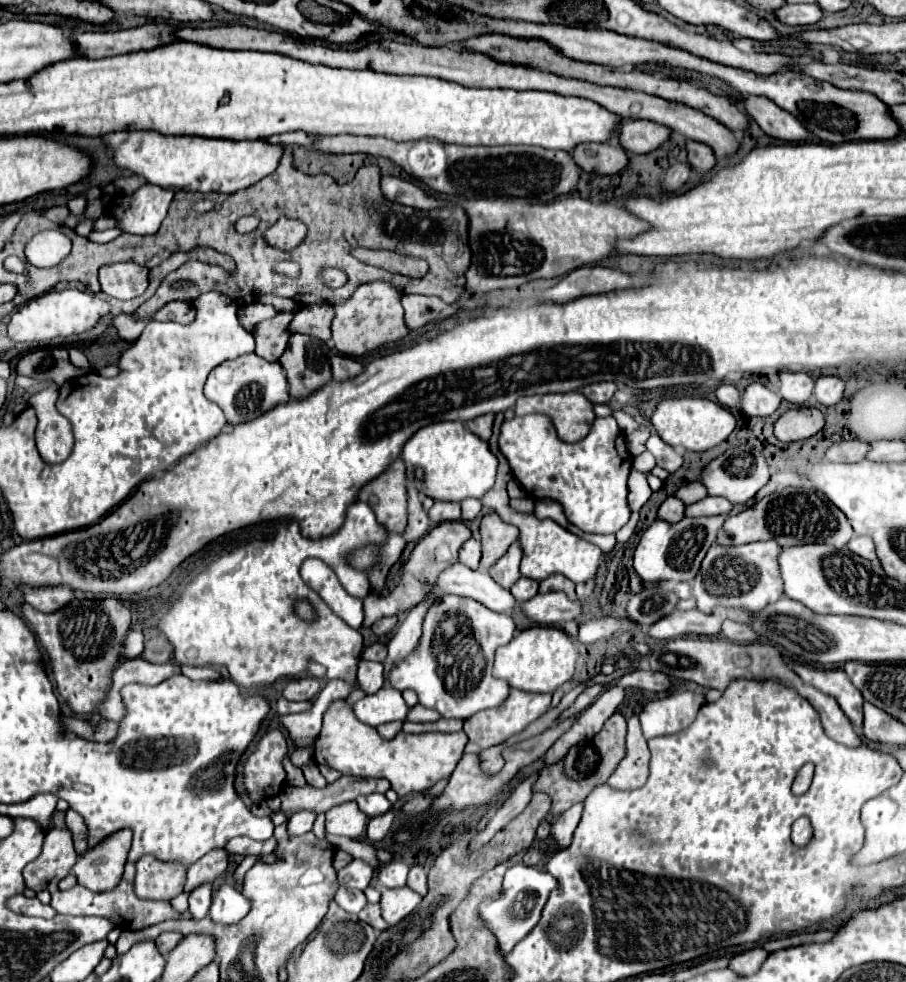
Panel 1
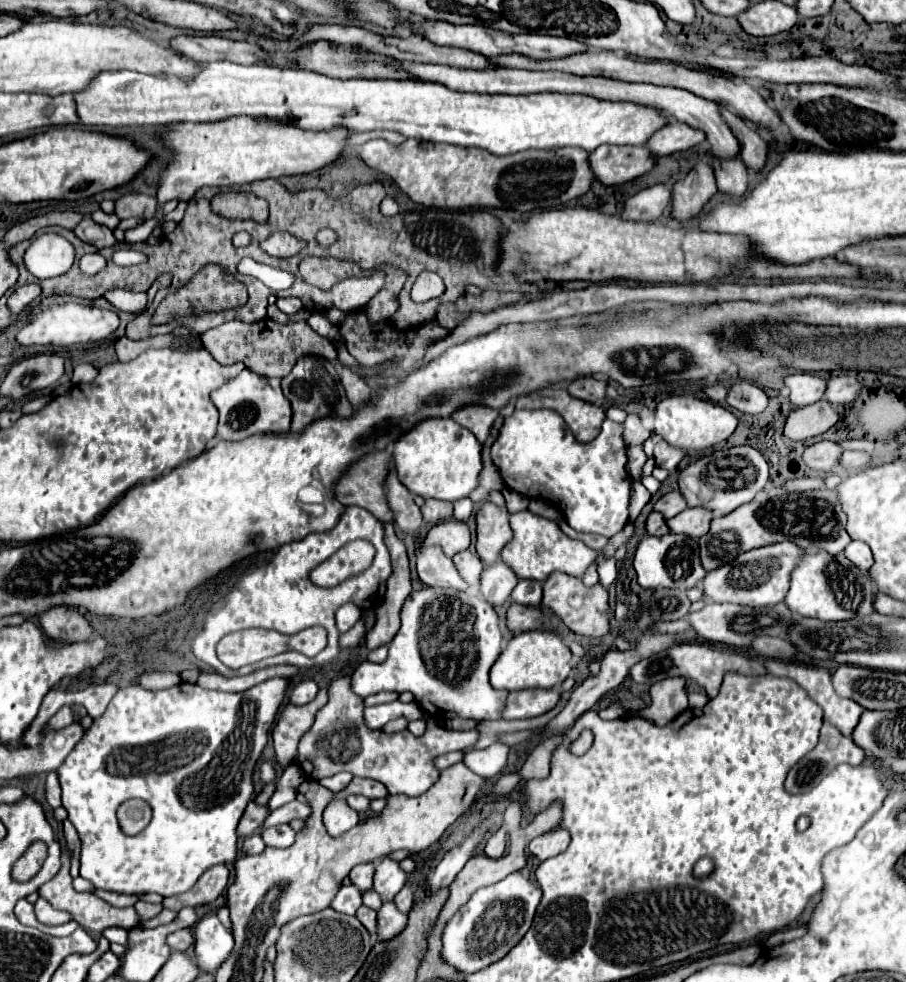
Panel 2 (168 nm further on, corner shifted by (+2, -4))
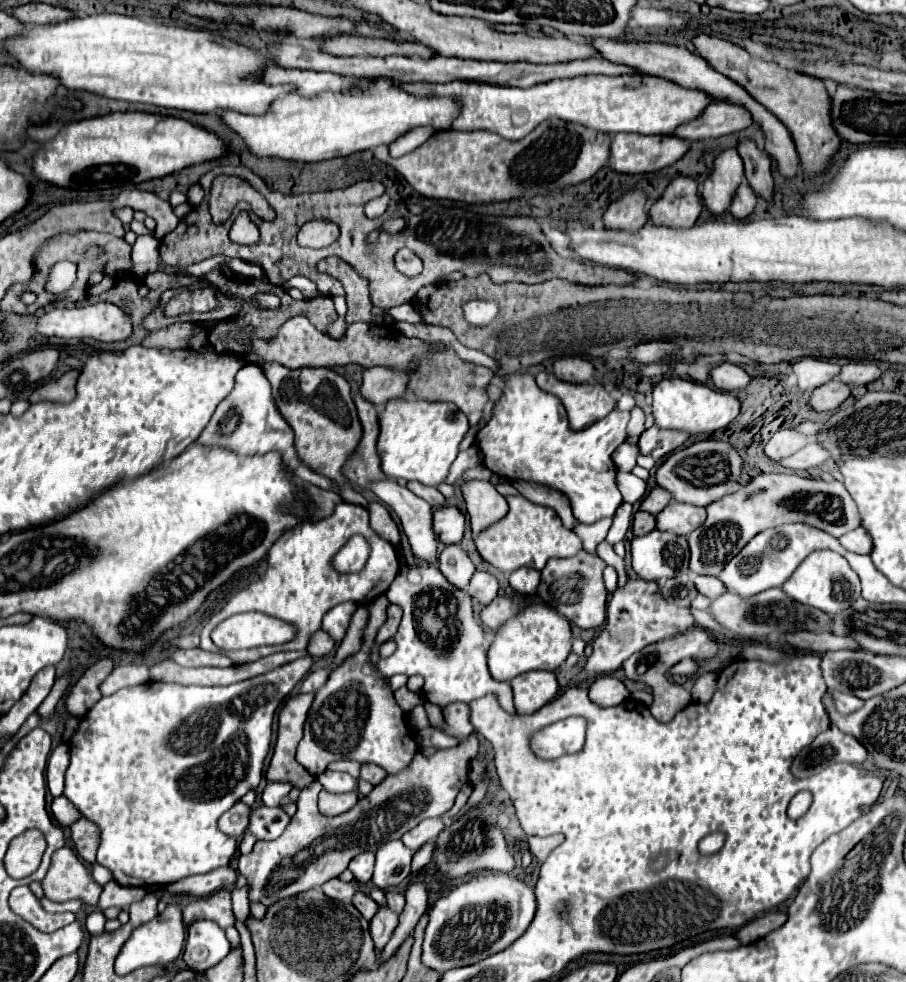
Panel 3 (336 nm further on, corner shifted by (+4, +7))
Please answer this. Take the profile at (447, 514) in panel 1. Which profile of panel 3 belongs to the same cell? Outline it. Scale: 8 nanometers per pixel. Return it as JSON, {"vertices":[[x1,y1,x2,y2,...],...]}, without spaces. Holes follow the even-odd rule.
{"vertices":[[407,482,407,488,409,488,415,496,423,498,425,502,429,502,433,508,439,508,439,506,445,504,443,494,441,494,437,488,433,488,433,486,425,486,425,484,421,484,421,482]]}

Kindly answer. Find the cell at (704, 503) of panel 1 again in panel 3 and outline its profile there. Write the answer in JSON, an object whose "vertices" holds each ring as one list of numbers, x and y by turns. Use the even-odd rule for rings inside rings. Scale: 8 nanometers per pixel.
{"vertices":[[671,502,665,510,655,516,655,528,661,532,673,532,679,536,687,536,695,528,705,522,705,508,697,508,691,504]]}

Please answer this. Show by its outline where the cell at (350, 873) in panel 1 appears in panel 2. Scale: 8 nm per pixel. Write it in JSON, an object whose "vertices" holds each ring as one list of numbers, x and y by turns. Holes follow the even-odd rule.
{"vertices":[[363,863,363,865,353,867,351,873,349,873,351,883,357,885,359,891,373,889,373,871,375,871,375,865,373,863]]}

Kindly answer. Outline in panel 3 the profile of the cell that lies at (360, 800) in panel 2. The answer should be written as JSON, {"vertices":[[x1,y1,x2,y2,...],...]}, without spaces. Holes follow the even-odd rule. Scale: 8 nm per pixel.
{"vertices":[[325,770,321,776,317,776,321,786,329,792,351,792,357,788,357,780,351,778,345,772,335,772,335,770]]}

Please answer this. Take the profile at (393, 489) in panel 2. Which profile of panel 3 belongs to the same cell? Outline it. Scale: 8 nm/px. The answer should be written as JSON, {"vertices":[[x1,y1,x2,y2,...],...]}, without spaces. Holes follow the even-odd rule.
{"vertices":[[355,400,359,420,363,426,363,436,351,454,351,458,343,466,345,478,355,484,357,488,365,490,371,480,379,480,385,476,381,472,381,460,377,458,377,436,379,436,379,422,377,422,377,410,367,400]]}

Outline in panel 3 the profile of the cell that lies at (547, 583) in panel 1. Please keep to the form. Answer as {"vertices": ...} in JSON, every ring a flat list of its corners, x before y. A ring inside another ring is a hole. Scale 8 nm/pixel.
{"vertices":[[585,550,577,552,573,558,551,558,541,570,541,584,537,594,545,604,563,614,569,622,579,628,599,628,607,616,607,590,603,584,605,562]]}

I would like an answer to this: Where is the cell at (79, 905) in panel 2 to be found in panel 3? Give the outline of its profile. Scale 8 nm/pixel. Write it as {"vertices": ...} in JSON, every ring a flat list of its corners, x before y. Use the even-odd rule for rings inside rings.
{"vertices":[[69,846,53,852,49,872,41,886,45,890,45,896,53,902,83,898,85,904,97,906,101,894,101,886,89,876,87,866]]}

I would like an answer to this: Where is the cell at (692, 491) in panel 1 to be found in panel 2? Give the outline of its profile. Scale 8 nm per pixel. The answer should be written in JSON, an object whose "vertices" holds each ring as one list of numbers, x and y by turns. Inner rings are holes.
{"vertices":[[671,491,671,493,663,495,663,497,655,503,655,511,663,513,665,519,671,519,671,517,679,515,683,509,687,509,687,501,683,499,683,495,679,495,679,491]]}

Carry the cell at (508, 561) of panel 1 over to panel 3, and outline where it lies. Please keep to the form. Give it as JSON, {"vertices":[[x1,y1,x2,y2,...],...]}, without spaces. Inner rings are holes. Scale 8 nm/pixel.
{"vertices":[[485,570,475,572,469,586,467,586,469,596,473,596,473,600,481,606,487,606,497,596,497,590,499,590,497,578]]}

